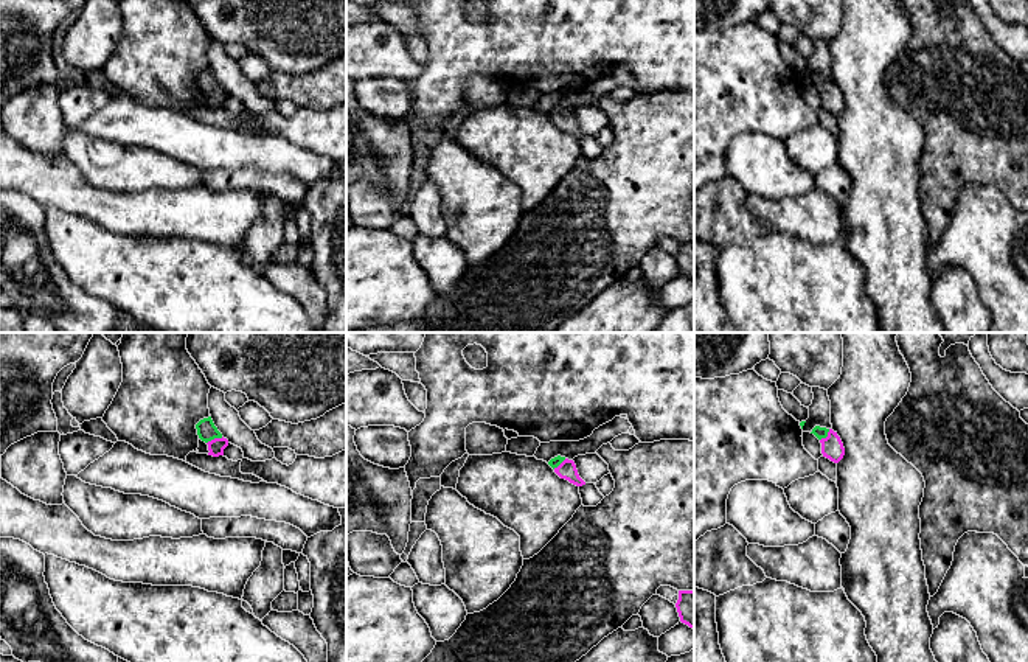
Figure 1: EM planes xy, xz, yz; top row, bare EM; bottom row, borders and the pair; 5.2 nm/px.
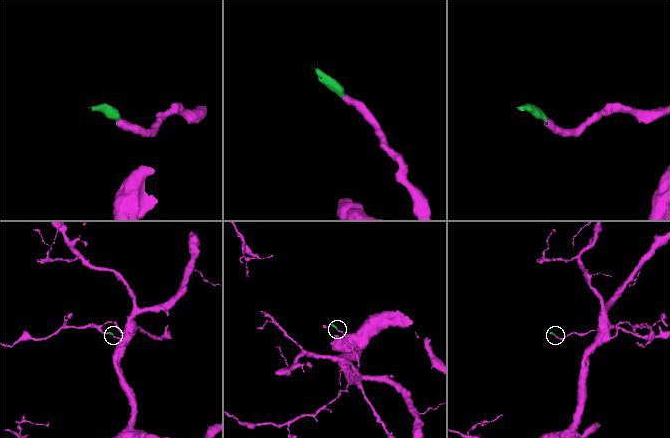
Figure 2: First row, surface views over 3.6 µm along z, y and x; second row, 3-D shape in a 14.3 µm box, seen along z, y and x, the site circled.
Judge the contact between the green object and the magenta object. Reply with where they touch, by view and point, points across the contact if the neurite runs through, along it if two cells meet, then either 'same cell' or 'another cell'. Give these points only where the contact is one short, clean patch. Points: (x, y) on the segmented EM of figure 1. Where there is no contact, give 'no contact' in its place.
meets green in xy at (215, 437); runs through xy (207, 431), (215, 437), (216, 446); same cell

